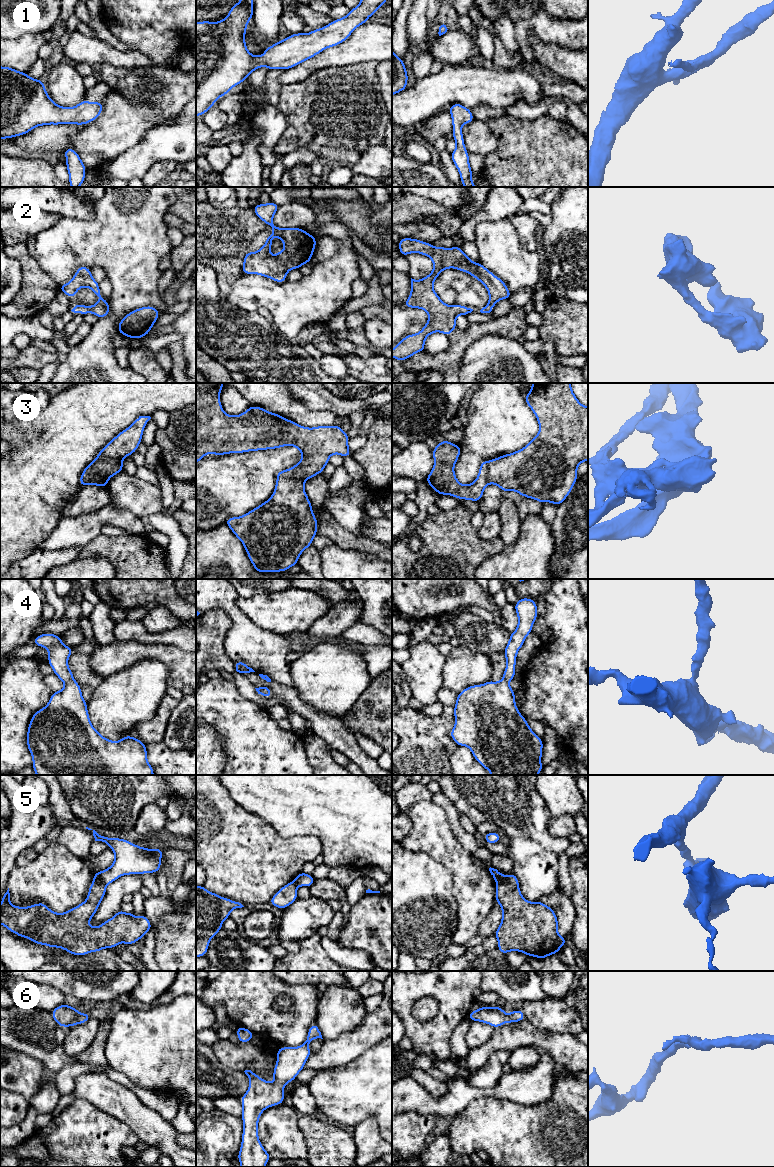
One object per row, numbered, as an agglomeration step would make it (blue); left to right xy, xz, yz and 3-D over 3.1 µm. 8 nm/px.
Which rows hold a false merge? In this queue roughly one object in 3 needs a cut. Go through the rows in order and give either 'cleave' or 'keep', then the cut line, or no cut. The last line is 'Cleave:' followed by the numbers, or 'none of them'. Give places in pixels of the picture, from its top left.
1: keep; no cut
2: keep; no cut
3: cleave; cut in xy along (83, 471), (95, 474), (98, 478)
4: keep; no cut
5: cleave; cut in xy along (96, 872), (100, 881), (105, 886)
6: keep; no cut
Cleave: 3, 5

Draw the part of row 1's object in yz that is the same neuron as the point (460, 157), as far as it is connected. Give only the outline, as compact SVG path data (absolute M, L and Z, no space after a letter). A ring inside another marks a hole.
M455 103L448 108L453 126L453 139L456 143L455 150L451 153L451 159L459 171L461 184L464 187L476 187L472 182L472 170L469 164L469 153L465 148L462 125L469 124L474 120L474 116L470 109L459 103Z

